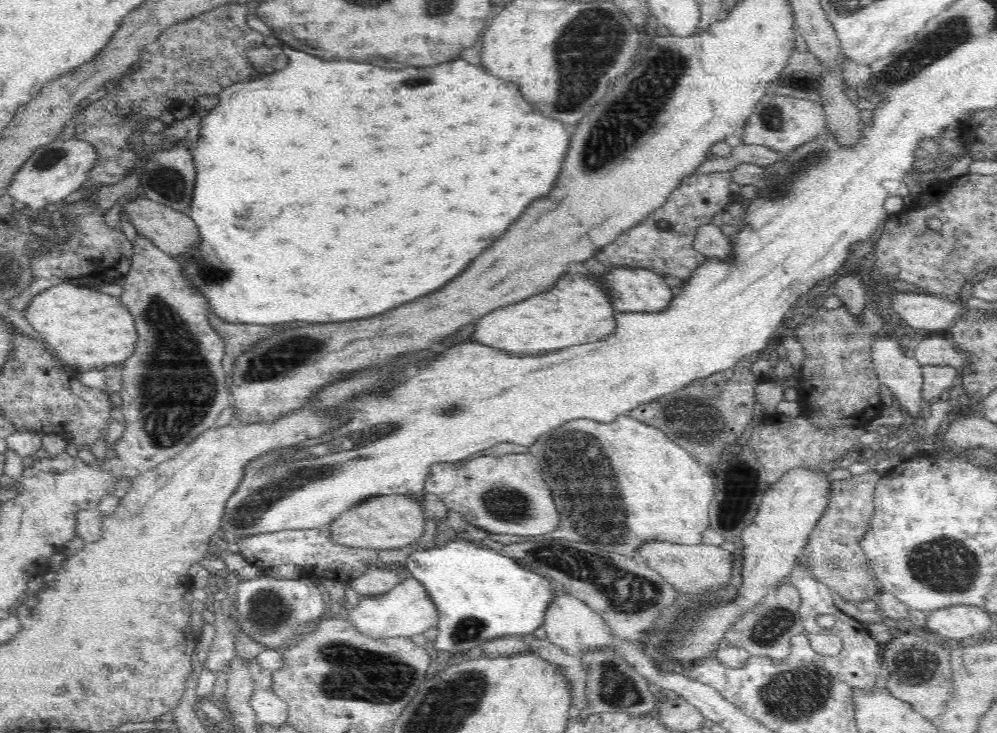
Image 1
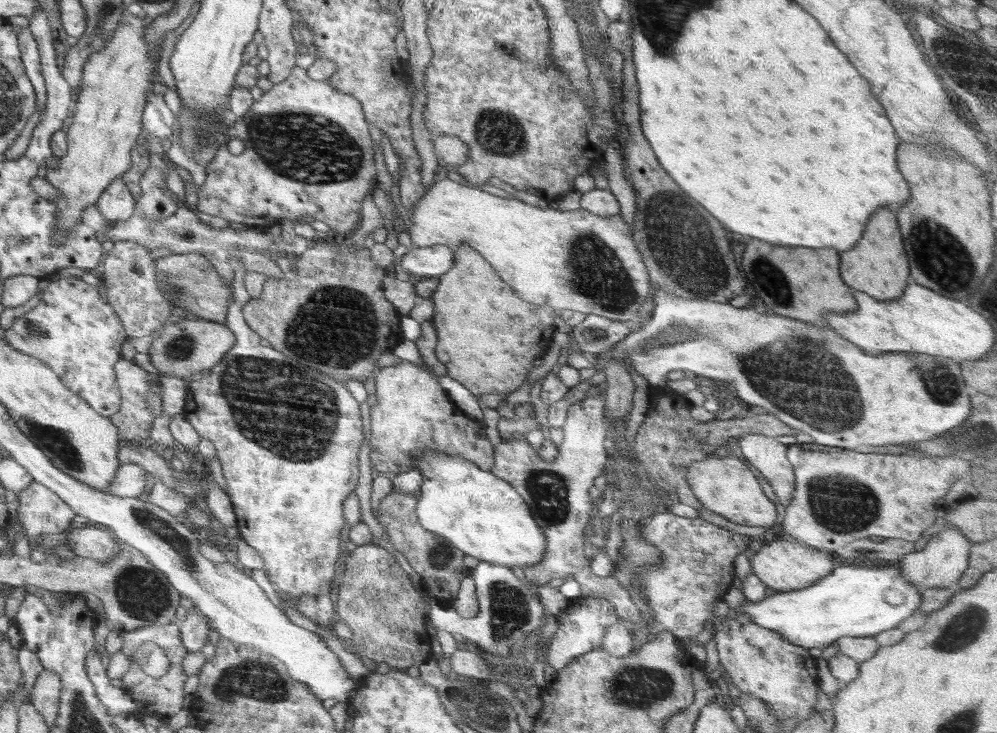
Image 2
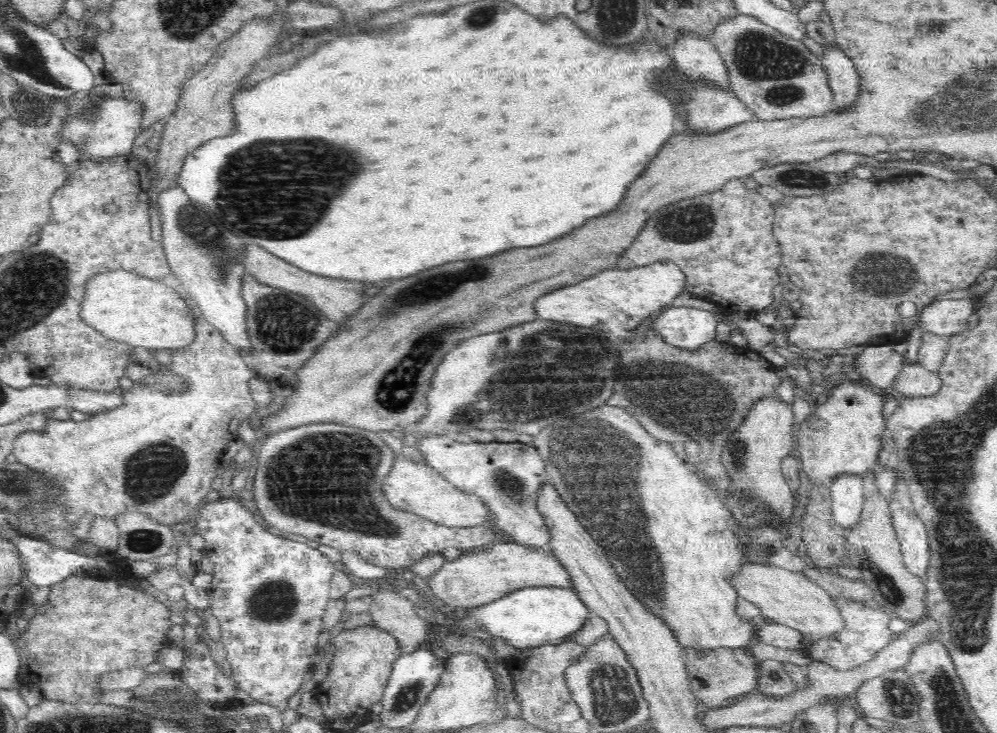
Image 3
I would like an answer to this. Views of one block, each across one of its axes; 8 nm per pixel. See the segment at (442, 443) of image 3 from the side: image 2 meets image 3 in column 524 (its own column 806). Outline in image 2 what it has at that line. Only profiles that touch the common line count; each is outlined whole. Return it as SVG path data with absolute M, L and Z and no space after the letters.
M814 442L802 444L802 446L790 445L787 447L786 456L793 467L795 489L793 496L791 496L789 506L784 510L784 520L781 523L782 528L784 528L784 533L790 534L792 538L796 538L796 540L810 547L827 552L838 550L838 548L842 548L842 546L853 540L870 538L870 536L882 536L882 538L885 539L910 540L910 542L916 542L916 540L918 540L918 542L922 544L922 533L928 530L928 528L931 528L936 520L936 512L938 510L936 500L946 496L949 488L958 479L969 477L970 468L973 463L971 461L966 461L964 457L957 456L957 454L950 454L950 456L946 456L945 458L918 456L918 454L912 454L912 456L908 456L908 454L904 454L904 456L896 456L896 454L858 454L858 452L854 452L854 450L842 450L842 448L838 447L832 448Z

